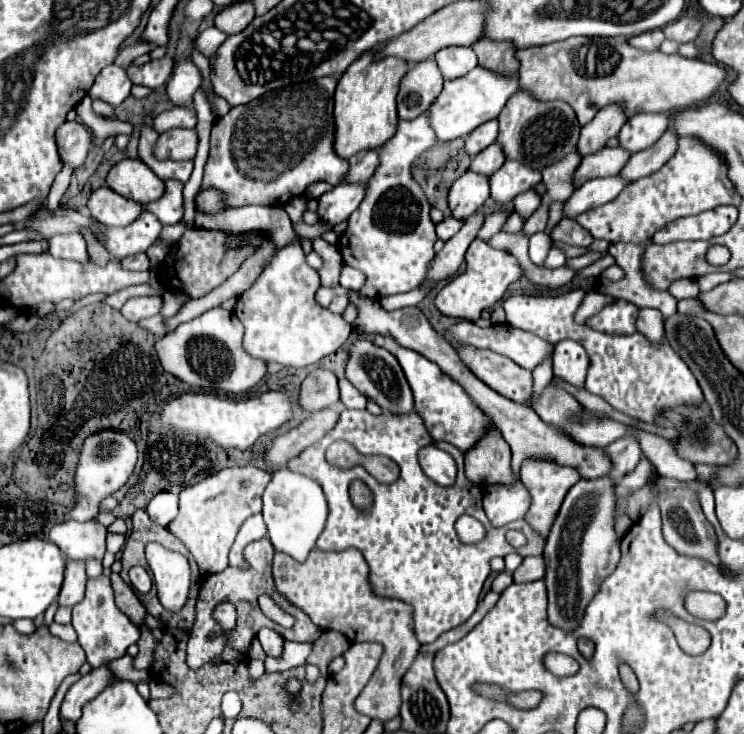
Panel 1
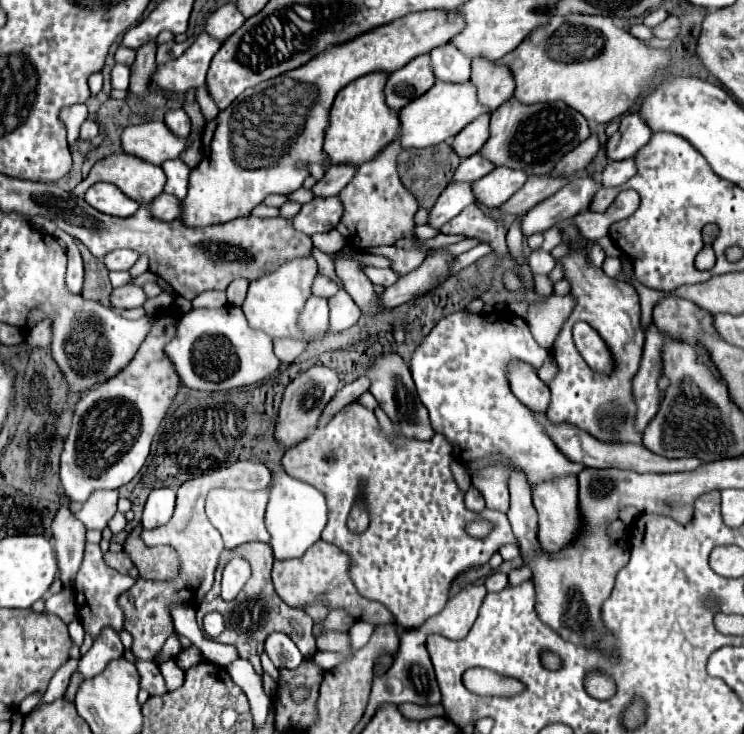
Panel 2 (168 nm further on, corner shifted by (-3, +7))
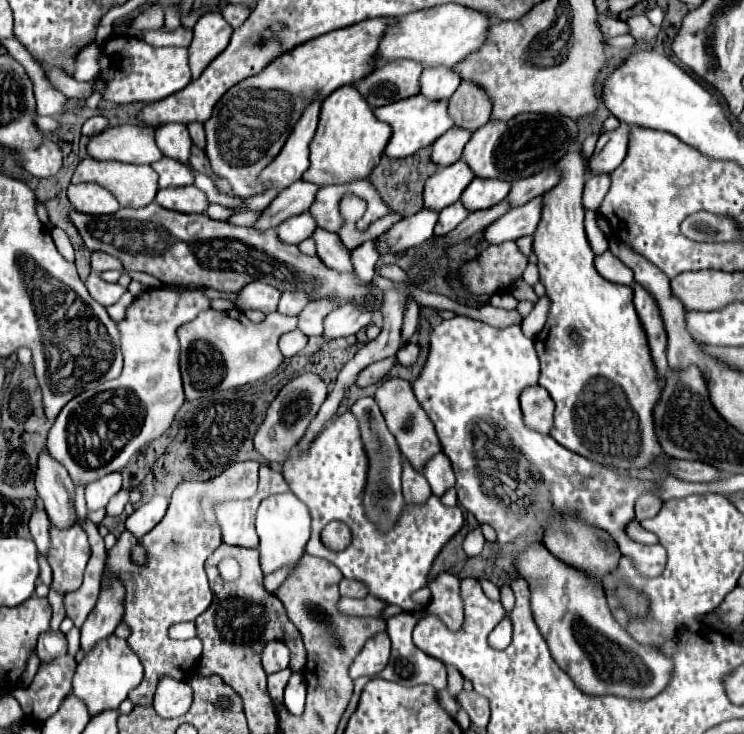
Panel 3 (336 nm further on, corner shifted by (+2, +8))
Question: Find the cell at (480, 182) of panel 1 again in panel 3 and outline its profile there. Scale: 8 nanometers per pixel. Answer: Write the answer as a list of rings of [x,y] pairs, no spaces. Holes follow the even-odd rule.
[[[420,210],[418,214],[400,220],[394,224],[382,238],[376,240],[380,254],[386,252],[402,252],[406,248],[418,246],[424,240],[432,238],[434,226],[438,222],[438,212],[434,210]]]

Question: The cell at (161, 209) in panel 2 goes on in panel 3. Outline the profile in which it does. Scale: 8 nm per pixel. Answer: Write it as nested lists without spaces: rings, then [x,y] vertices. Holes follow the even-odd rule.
[[[196,186],[158,190],[156,202],[166,210],[176,210],[176,212],[206,212],[208,208],[204,192],[200,192]]]

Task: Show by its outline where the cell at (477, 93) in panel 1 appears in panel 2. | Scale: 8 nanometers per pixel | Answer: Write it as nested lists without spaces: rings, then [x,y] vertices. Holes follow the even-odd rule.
[[[437,81],[425,95],[413,99],[409,107],[399,111],[401,121],[401,147],[403,149],[423,149],[437,145],[445,139],[455,137],[465,125],[469,125],[475,117],[487,113],[485,107],[477,103],[471,81],[469,83],[441,83]]]

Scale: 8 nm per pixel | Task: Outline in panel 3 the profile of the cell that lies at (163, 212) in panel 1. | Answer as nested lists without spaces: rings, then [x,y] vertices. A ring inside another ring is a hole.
[[[162,158],[152,164],[152,168],[158,172],[160,188],[170,188],[170,186],[190,186],[194,184],[194,176],[190,168],[182,162],[176,162],[174,158]]]

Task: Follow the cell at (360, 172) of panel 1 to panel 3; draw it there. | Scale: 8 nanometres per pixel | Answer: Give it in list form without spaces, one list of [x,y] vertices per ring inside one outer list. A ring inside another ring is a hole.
[[[298,180],[294,184],[290,184],[288,188],[284,188],[280,192],[280,196],[264,210],[264,214],[256,220],[256,228],[258,230],[266,230],[270,226],[278,226],[284,222],[284,218],[296,216],[300,212],[310,210],[316,192],[320,190],[320,186],[306,182],[306,180]]]

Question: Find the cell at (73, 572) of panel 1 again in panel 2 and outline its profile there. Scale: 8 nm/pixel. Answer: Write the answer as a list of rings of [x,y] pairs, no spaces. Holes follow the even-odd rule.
[[[61,493],[61,507],[53,517],[51,529],[59,559],[59,577],[63,585],[73,585],[73,575],[81,565],[81,555],[85,549],[85,525],[69,509],[69,499],[63,493]]]

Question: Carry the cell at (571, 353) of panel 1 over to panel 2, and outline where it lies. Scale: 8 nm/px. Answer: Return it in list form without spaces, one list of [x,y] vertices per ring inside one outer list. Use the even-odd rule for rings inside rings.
[[[565,223],[561,227],[561,233],[565,235],[571,251],[565,257],[557,259],[557,263],[563,267],[563,279],[571,283],[571,297],[575,299],[575,307],[551,347],[551,357],[555,359],[559,371],[549,381],[551,407],[547,411],[547,419],[551,423],[569,423],[603,443],[641,443],[643,435],[635,431],[633,423],[637,415],[637,405],[631,387],[633,377],[639,371],[643,353],[641,347],[645,341],[645,335],[641,331],[639,296],[629,283],[609,279],[599,267],[593,267],[589,263],[587,243],[575,225]],[[581,283],[585,285],[581,287]],[[575,321],[589,323],[601,335],[601,339],[605,339],[605,345],[609,345],[609,351],[613,353],[611,373],[593,371],[581,359],[571,339],[571,327]]]

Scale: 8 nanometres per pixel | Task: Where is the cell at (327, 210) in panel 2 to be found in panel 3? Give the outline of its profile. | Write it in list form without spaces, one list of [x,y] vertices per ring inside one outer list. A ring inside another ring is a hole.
[[[304,212],[304,214],[298,214],[298,216],[284,220],[278,226],[278,236],[280,236],[280,240],[284,240],[288,244],[300,244],[302,240],[310,238],[316,228],[318,226],[316,226],[316,220],[312,218],[312,214]]]

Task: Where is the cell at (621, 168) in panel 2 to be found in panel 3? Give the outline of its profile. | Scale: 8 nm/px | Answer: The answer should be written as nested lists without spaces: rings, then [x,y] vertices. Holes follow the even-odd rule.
[[[594,174],[590,176],[590,180],[584,186],[584,208],[596,210],[600,206],[600,202],[604,200],[606,192],[610,188],[610,174]]]

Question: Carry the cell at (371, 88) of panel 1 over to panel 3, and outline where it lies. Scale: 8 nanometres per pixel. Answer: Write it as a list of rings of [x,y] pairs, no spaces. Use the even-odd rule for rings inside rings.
[[[354,84],[342,86],[324,98],[314,140],[310,142],[310,170],[302,180],[314,184],[346,184],[356,178],[366,178],[380,162],[390,140],[390,126],[374,116],[374,110],[364,102],[364,96]],[[318,174],[318,176],[316,176]]]

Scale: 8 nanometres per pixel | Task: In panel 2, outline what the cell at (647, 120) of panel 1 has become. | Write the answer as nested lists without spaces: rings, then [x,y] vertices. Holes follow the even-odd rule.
[[[629,113],[621,119],[619,131],[609,137],[605,145],[605,155],[611,161],[623,161],[633,157],[651,139],[651,129],[639,117],[639,113]]]

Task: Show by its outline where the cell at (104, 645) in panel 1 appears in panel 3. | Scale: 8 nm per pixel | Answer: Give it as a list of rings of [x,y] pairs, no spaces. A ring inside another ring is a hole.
[[[74,524],[68,530],[58,530],[50,526],[50,556],[48,562],[52,566],[52,586],[62,592],[74,592],[82,586],[84,568],[90,558],[88,534],[80,524]]]

